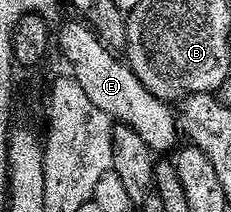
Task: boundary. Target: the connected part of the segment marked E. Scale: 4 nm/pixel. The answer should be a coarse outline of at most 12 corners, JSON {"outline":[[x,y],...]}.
{"outline":[[109,48],[76,78],[95,107],[155,153],[178,144],[172,106]]}

